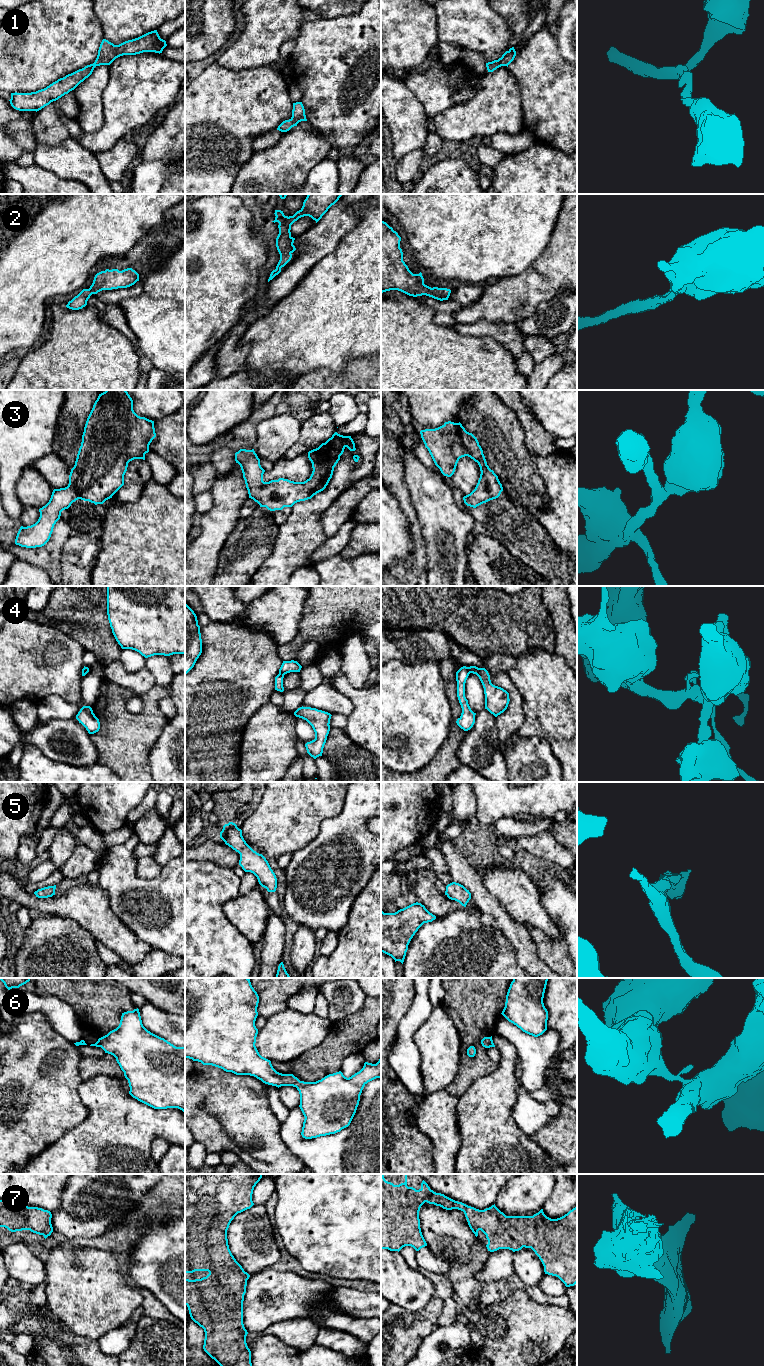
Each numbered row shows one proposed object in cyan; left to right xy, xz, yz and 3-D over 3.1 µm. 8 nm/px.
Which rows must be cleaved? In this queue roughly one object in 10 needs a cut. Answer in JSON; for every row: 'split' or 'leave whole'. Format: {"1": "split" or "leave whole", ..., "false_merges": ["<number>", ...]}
{"1": "leave whole", "2": "leave whole", "3": "leave whole", "4": "split", "5": "leave whole", "6": "leave whole", "7": "leave whole", "false_merges": ["4"]}

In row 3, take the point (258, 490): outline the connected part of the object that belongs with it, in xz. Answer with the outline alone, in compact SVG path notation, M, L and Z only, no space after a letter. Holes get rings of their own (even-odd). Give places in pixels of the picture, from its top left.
M335 432L331 438L318 448L308 452L312 463L312 474L304 482L294 482L279 478L269 482L263 481L265 470L254 449L240 449L235 453L235 461L241 467L249 498L260 507L270 511L292 507L295 503L311 499L323 491L332 478L334 467L340 460L344 449L355 451L355 443L351 436L343 436Z

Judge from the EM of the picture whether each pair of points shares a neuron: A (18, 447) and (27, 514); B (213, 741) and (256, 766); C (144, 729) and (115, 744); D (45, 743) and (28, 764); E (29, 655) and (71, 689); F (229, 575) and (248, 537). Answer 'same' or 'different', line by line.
A: different
B: different
C: same
D: different
E: same
F: same

